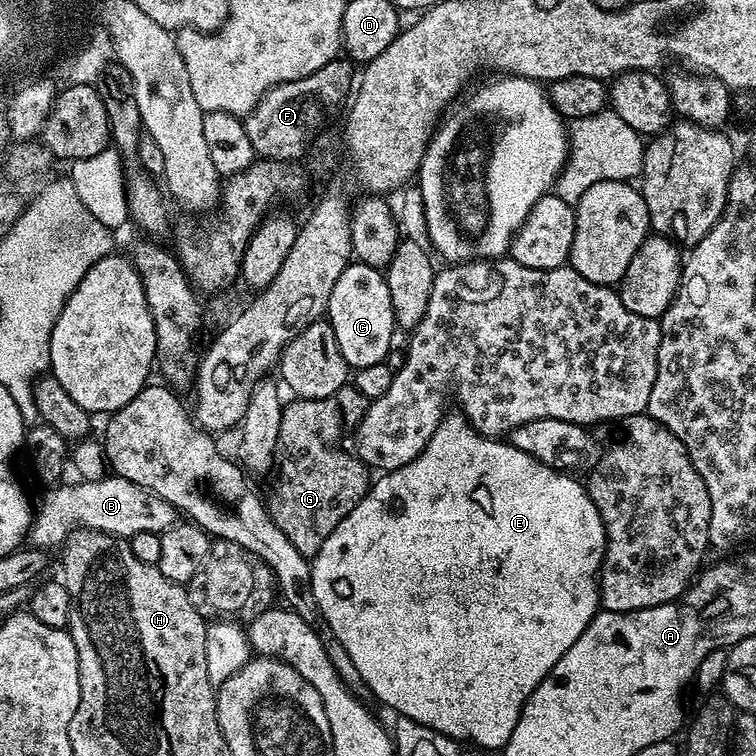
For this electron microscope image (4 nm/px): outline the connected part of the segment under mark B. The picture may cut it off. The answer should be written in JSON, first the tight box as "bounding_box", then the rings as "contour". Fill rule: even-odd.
{"bounding_box":[26,474,178,550],"contour":[[[115,474],[103,476],[98,482],[86,482],[80,480],[76,484],[68,485],[68,482],[61,483],[59,486],[52,486],[47,489],[48,492],[41,502],[40,508],[35,509],[32,524],[28,528],[26,537],[27,543],[34,548],[45,550],[59,549],[67,541],[73,532],[81,528],[89,528],[95,532],[105,532],[111,536],[123,536],[130,538],[139,532],[155,532],[157,534],[164,532],[171,524],[177,523],[178,511],[170,502],[158,498],[153,492],[146,491],[142,486],[130,482],[126,478]]]}

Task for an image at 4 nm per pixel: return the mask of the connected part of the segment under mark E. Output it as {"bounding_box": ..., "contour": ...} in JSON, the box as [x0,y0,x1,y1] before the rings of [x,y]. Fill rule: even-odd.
{"bounding_box":[311,412,608,750],"contour":[[[453,412],[453,416],[433,427],[430,442],[414,462],[377,475],[362,502],[334,526],[334,534],[330,534],[318,554],[311,557],[312,586],[323,623],[328,623],[329,630],[336,635],[335,643],[346,646],[346,654],[350,654],[354,666],[358,666],[358,674],[362,674],[364,685],[373,697],[376,695],[386,707],[393,708],[396,716],[414,719],[457,742],[469,740],[480,748],[502,750],[510,742],[510,734],[514,734],[514,726],[518,726],[520,709],[533,690],[554,670],[562,654],[582,638],[582,630],[596,617],[601,607],[598,577],[604,567],[608,538],[598,506],[594,506],[587,487],[581,481],[579,484],[575,475],[555,472],[530,458],[530,454],[522,454],[513,444],[484,436],[469,425],[463,412]]]}

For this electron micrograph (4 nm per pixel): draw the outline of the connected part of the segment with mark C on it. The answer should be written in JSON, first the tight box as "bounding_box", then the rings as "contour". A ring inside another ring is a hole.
{"bounding_box":[326,263,398,369],"contour":[[[349,263],[348,268],[342,270],[342,278],[334,282],[326,319],[334,330],[334,338],[338,338],[338,350],[342,350],[349,369],[385,363],[392,348],[392,335],[398,332],[387,275],[379,268]]]}

